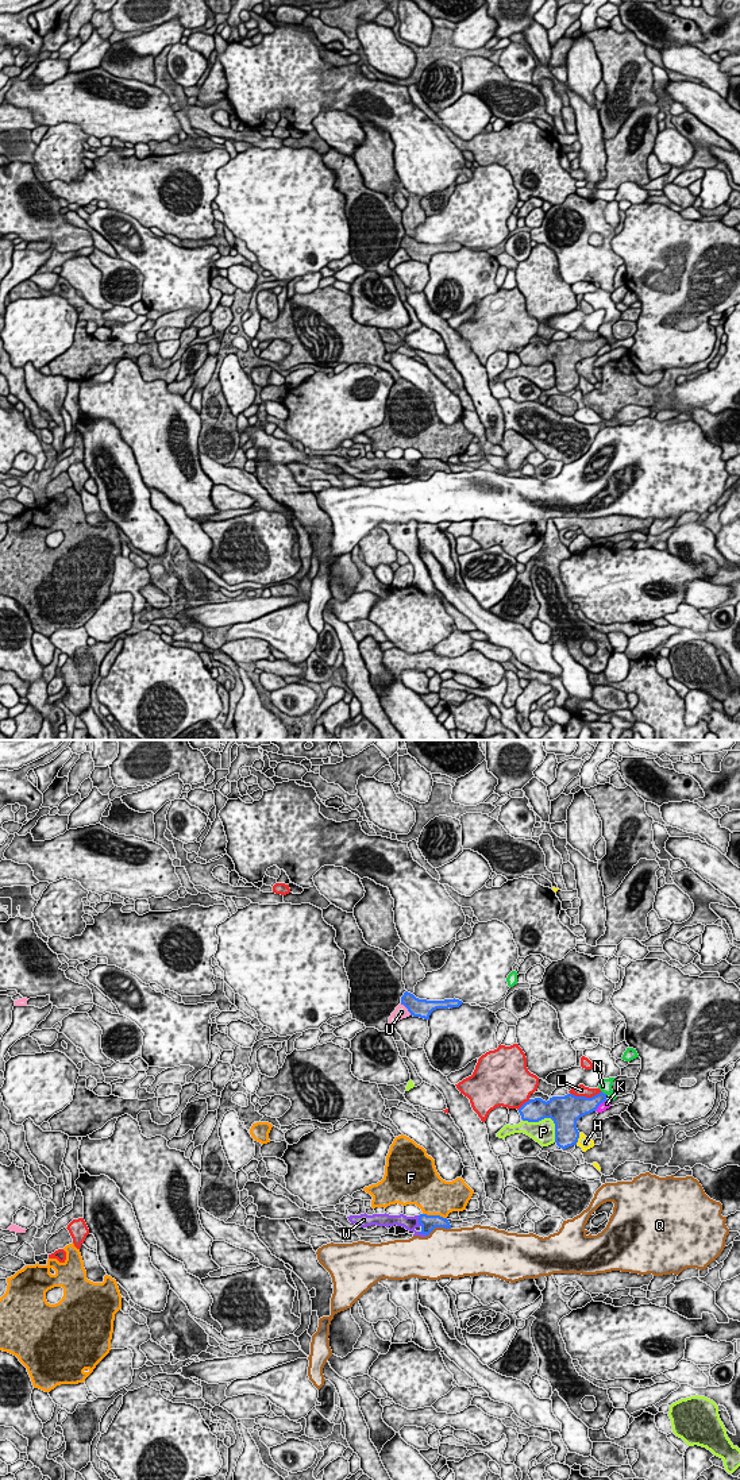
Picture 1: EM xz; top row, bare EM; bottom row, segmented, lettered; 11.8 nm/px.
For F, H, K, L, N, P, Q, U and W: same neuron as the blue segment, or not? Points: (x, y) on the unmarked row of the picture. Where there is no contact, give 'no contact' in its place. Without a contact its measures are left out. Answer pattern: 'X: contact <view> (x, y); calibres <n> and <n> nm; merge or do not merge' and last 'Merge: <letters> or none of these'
F: contact xz (435, 459); calibres 190 and 440 nm; do not merge
H: contact xz (578, 381); calibres 280 and 140 nm; do not merge
K: contact xz (600, 347); calibres 240 and 90 nm; do not merge
L: contact xz (585, 340); calibres 340 and 140 nm; do not merge
N: contact xz (602, 336); calibres 190 and 160 nm; do not merge
P: contact xz (548, 361); calibres 360 and 280 nm; do not merge
Q: contact xz (438, 470); calibres 190 and 440 nm; do not merge
U: contact xz (407, 251); calibres 220 and 160 nm; do not merge
W: contact xz (419, 465); calibres 190 and 160 nm; merge
Merge: W

